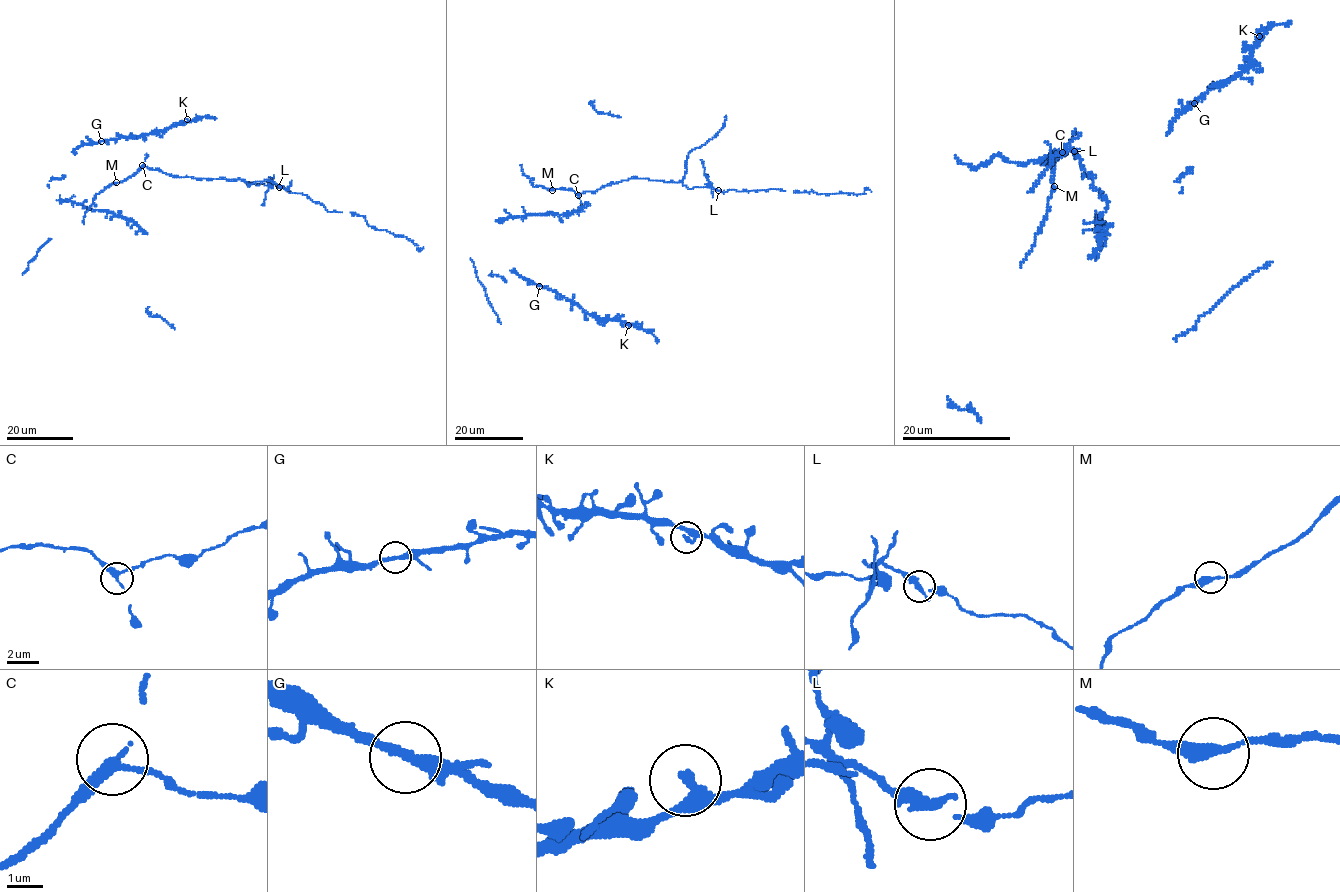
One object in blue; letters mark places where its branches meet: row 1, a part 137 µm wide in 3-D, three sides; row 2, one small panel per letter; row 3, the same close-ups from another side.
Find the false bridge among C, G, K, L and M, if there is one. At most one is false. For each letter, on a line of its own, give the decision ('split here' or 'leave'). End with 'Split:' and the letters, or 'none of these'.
C: leave
G: leave
K: leave
L: split here
M: leave
Split: L

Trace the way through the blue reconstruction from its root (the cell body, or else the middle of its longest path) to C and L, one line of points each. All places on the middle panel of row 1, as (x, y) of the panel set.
C: (552, 189), (573, 190), (578, 195)
L: (552, 189), (583, 193), (637, 178), (680, 182), (690, 189), (707, 186), (718, 191)

